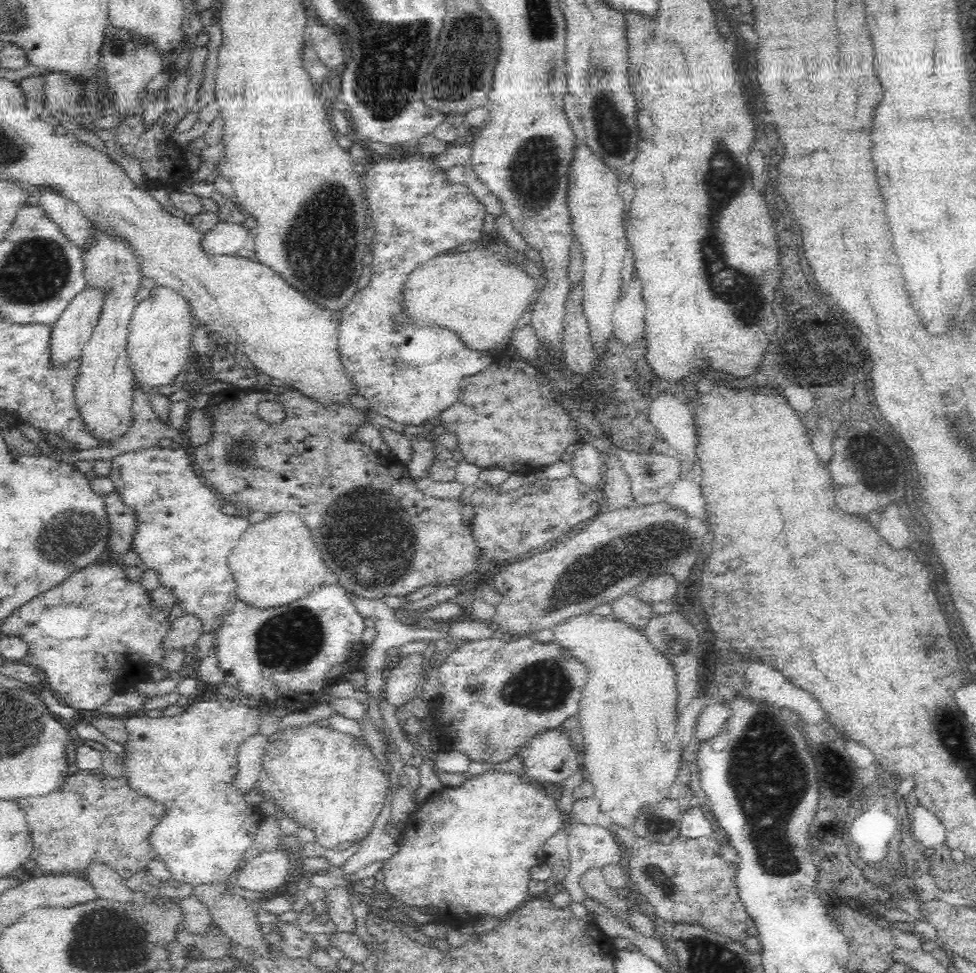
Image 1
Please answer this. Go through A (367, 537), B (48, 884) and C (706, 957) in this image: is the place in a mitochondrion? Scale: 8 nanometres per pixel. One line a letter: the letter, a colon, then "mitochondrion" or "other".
A: mitochondrion
B: other
C: mitochondrion

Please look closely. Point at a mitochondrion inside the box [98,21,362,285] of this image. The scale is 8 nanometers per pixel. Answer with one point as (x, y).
(117, 47)

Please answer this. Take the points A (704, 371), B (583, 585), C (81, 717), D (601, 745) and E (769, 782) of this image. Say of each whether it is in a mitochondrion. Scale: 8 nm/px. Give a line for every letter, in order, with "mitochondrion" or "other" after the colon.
A: other
B: mitochondrion
C: other
D: other
E: mitochondrion

